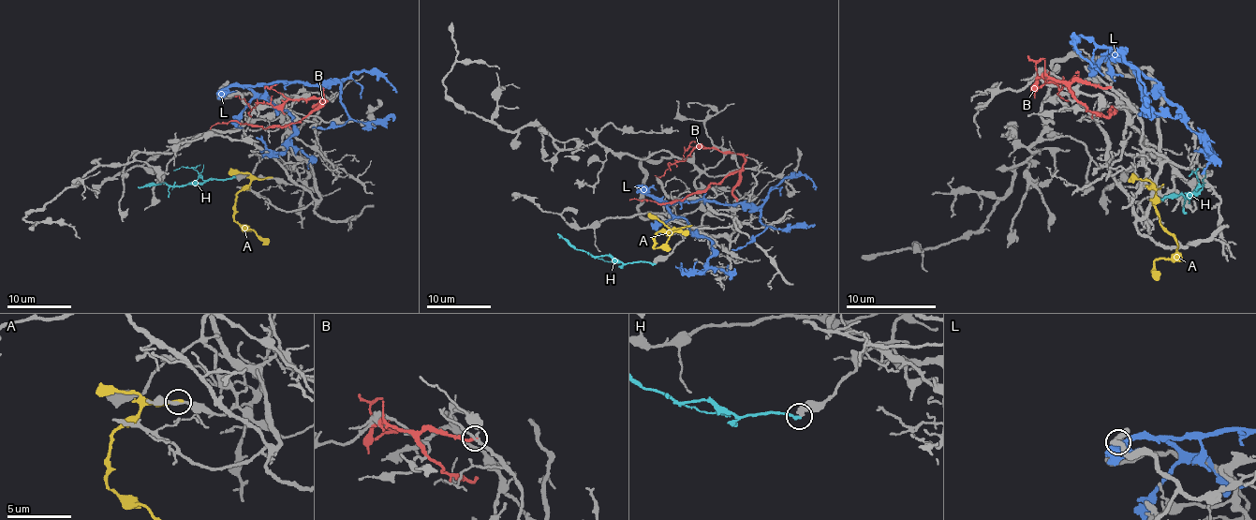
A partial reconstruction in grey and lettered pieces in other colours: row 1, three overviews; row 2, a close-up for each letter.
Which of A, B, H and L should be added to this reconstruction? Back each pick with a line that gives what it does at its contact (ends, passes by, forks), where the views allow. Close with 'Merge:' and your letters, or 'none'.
Merge: none

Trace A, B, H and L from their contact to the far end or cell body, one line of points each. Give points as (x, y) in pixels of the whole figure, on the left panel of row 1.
A: (270, 177), (254, 179), (238, 193), (234, 219), (269, 244)
B: (317, 106), (314, 106), (298, 122), (285, 126), (263, 128), (234, 120), (215, 124), (210, 128)
H: (234, 177), (138, 186)
L: (223, 88), (296, 81), (304, 84), (334, 83), (340, 84), (345, 111), (352, 119), (385, 122), (394, 114)

